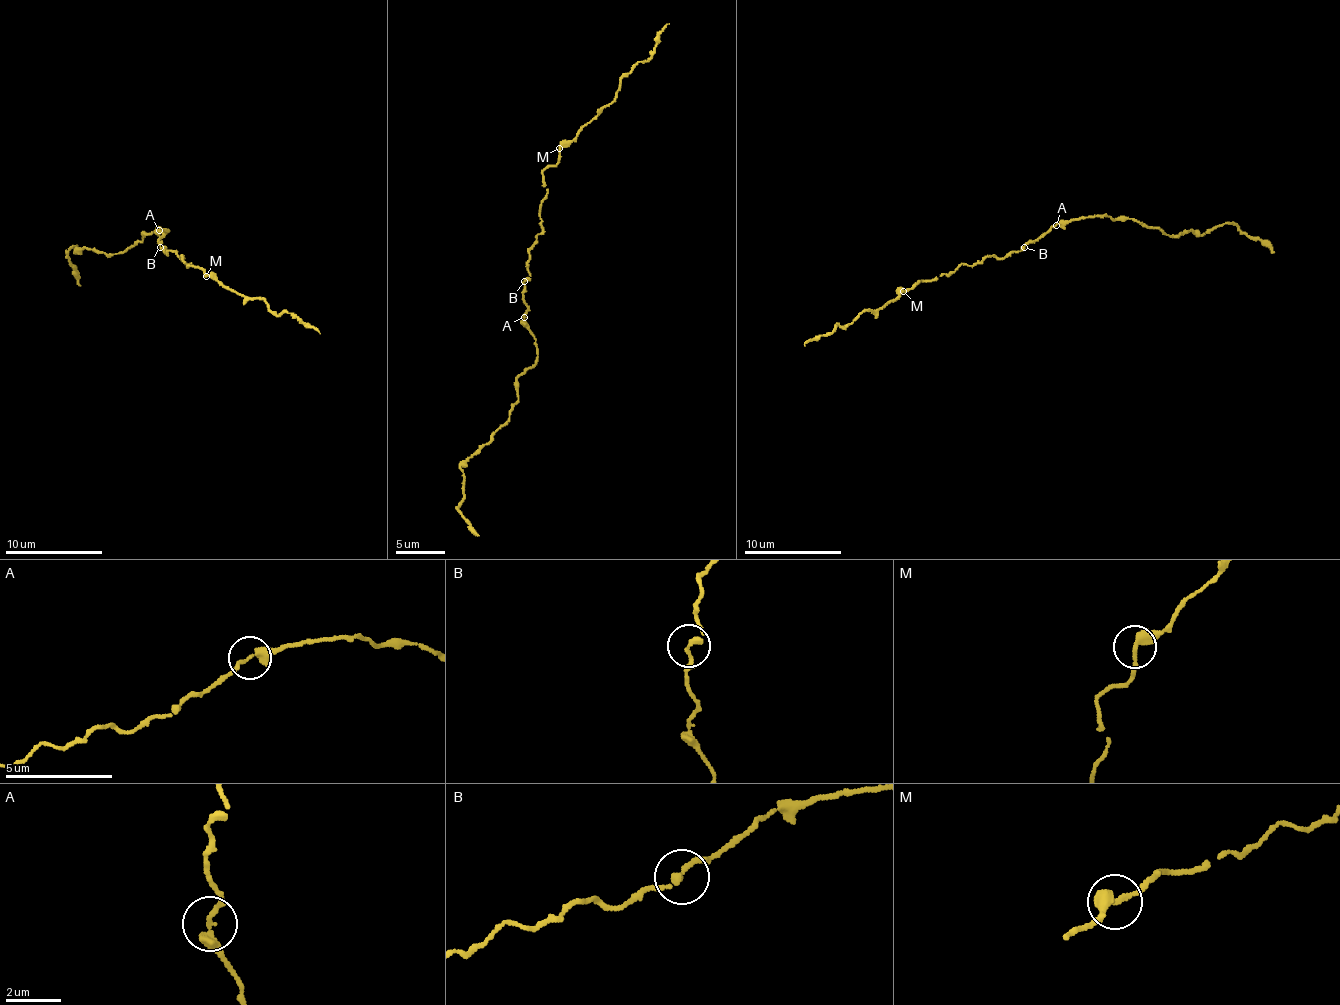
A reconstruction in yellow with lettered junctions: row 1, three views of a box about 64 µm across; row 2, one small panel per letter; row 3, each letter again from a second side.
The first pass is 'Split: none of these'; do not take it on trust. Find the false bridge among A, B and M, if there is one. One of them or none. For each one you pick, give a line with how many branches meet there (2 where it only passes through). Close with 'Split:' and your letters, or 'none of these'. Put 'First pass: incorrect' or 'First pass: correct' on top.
First pass: correct
Split: none of these

